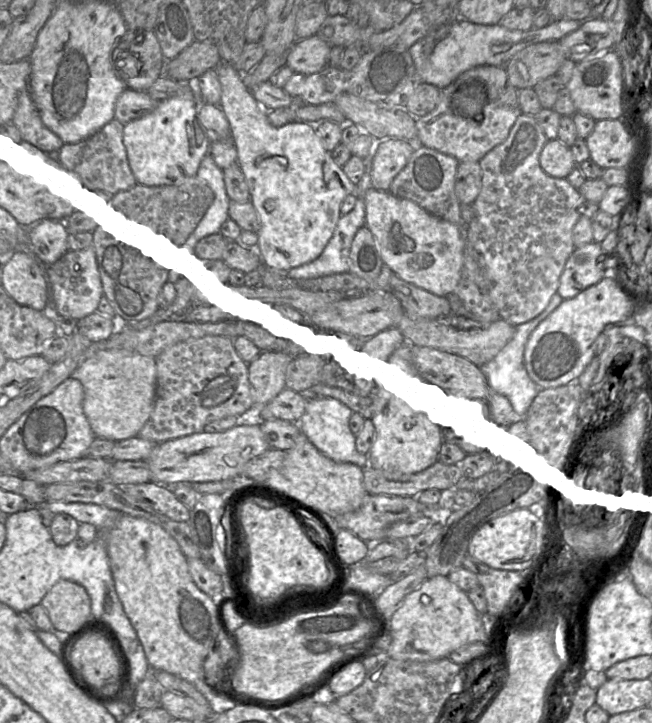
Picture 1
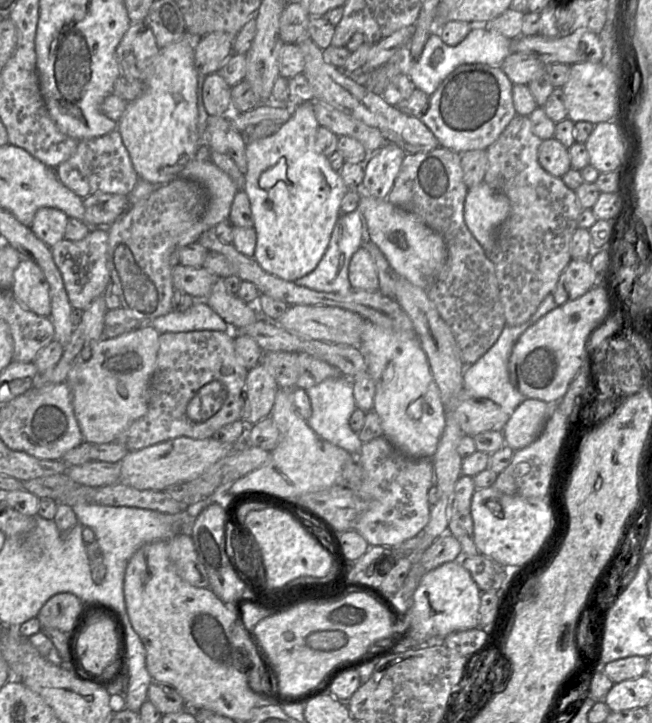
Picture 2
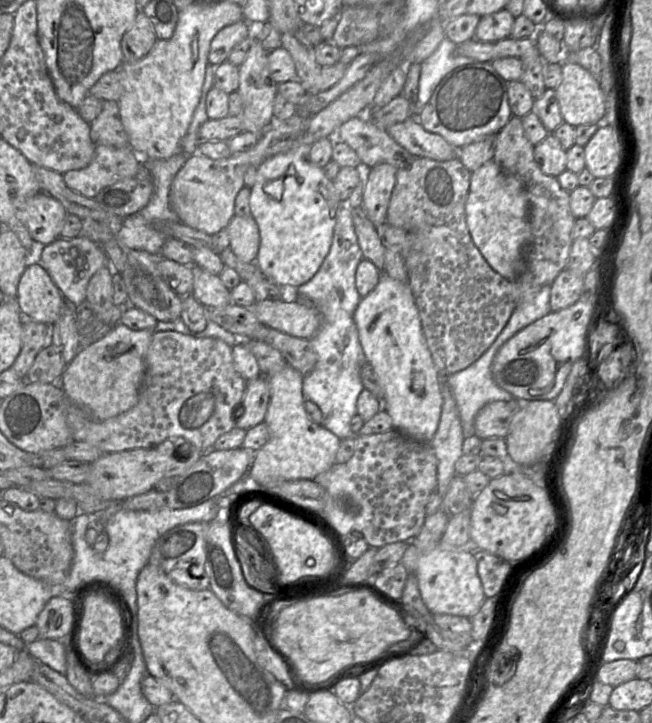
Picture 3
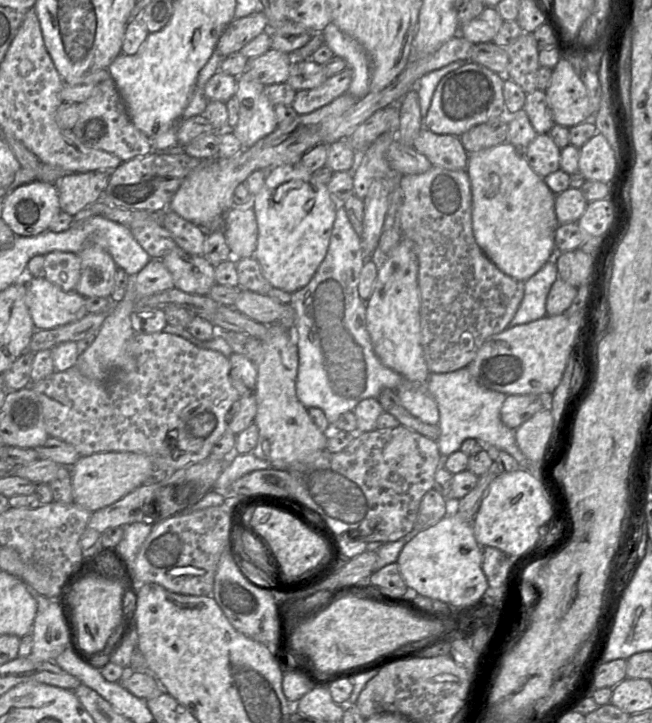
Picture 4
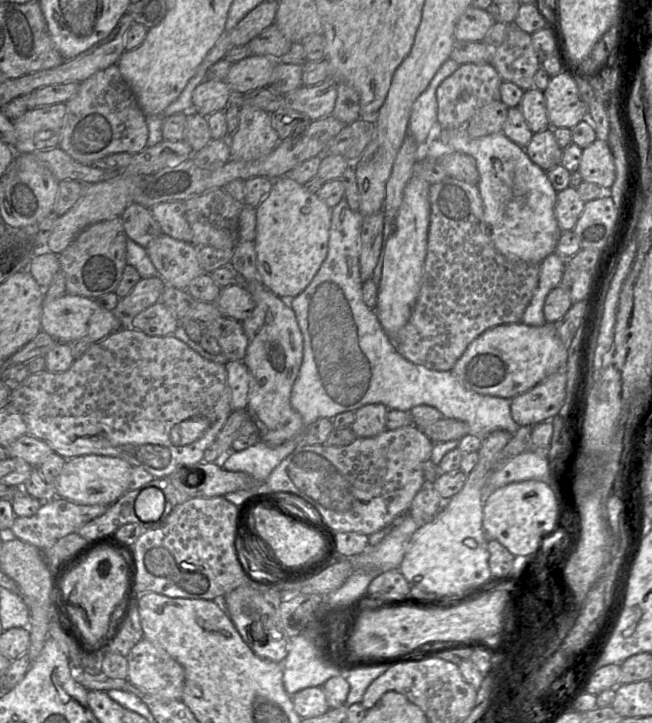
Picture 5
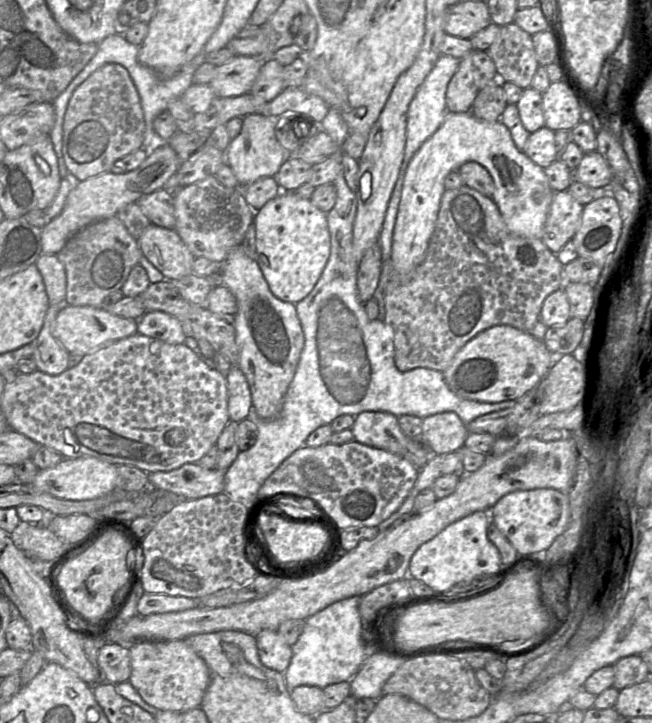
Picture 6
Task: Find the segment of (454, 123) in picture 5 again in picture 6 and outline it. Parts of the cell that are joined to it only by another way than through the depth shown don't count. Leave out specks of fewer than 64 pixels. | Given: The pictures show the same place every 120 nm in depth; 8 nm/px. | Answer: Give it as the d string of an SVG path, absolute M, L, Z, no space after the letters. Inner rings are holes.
M472 50L460 59L459 67L448 83L447 110L470 112L479 91L497 80L495 65L487 52Z

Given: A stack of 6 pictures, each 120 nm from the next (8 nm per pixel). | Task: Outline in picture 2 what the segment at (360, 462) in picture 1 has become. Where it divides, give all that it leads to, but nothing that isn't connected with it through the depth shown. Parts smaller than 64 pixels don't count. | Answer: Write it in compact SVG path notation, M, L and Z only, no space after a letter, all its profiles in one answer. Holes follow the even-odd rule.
M343 375L338 378L328 378L306 391L312 410L307 423L313 431L322 439L350 452L350 454L359 454L363 443L359 439L358 433L353 431L349 425L349 419L357 407L353 395L353 378Z

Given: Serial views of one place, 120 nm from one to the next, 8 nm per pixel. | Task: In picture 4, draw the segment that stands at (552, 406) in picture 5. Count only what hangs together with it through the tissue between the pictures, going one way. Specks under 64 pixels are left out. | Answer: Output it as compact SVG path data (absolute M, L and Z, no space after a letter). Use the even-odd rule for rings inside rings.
M553 393L508 395L501 408L501 420L516 430L534 414L552 409Z

